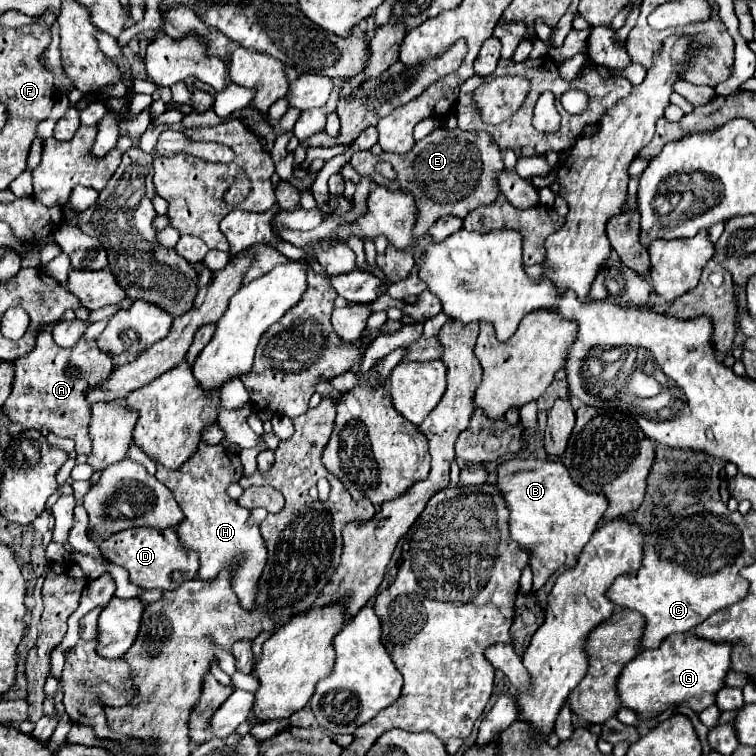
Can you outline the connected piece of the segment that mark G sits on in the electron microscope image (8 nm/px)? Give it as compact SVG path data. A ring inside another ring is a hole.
M692 633L670 635L658 649L644 649L634 657L618 679L622 705L640 717L654 717L672 705L686 705L694 713L716 703L716 693L726 687L726 675L732 671L732 645L716 645L716 641L700 641Z

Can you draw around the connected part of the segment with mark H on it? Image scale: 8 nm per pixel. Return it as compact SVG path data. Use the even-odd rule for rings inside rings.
M200 442L198 451L184 463L180 469L164 469L164 465L156 465L156 479L162 481L176 497L176 503L180 505L184 513L184 521L176 527L180 541L198 551L200 555L200 571L198 577L208 581L214 579L222 567L230 563L232 557L238 553L244 553L248 561L244 561L244 569L240 569L234 575L234 591L240 599L240 605L250 609L254 603L254 591L256 583L260 579L260 573L266 565L266 545L262 541L262 535L258 527L248 529L248 509L242 509L236 505L234 499L226 495L226 485L230 481L236 481L242 477L242 463L240 457L226 451L222 443L208 445Z

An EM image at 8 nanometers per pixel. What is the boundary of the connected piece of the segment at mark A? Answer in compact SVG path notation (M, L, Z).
M42 331L36 337L36 347L28 355L18 357L14 361L14 365L16 365L16 375L14 375L14 383L12 383L6 405L4 405L4 411L10 415L10 419L14 423L22 423L28 430L46 427L48 431L56 433L58 437L70 437L76 441L76 453L88 455L92 451L92 439L88 435L90 405L86 403L82 393L86 393L88 387L96 387L102 379L106 379L114 371L114 365L112 365L112 359L108 357L108 353L102 353L94 341L86 343L84 339L80 339L70 349L62 349L54 343L50 331Z

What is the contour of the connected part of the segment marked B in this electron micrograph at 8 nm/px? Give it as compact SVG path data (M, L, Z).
M510 459L496 471L498 489L510 507L510 535L520 547L530 551L534 591L538 591L560 567L576 565L584 545L604 519L608 499L580 489L560 461Z

